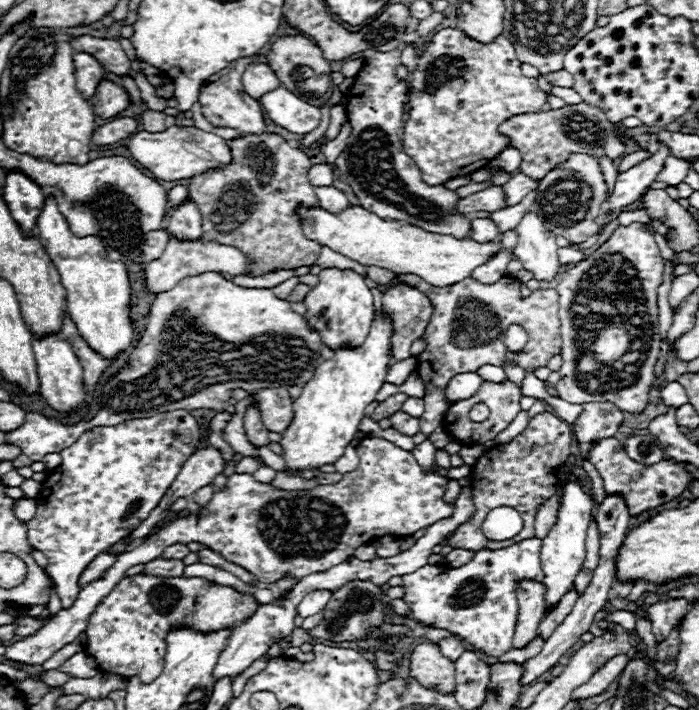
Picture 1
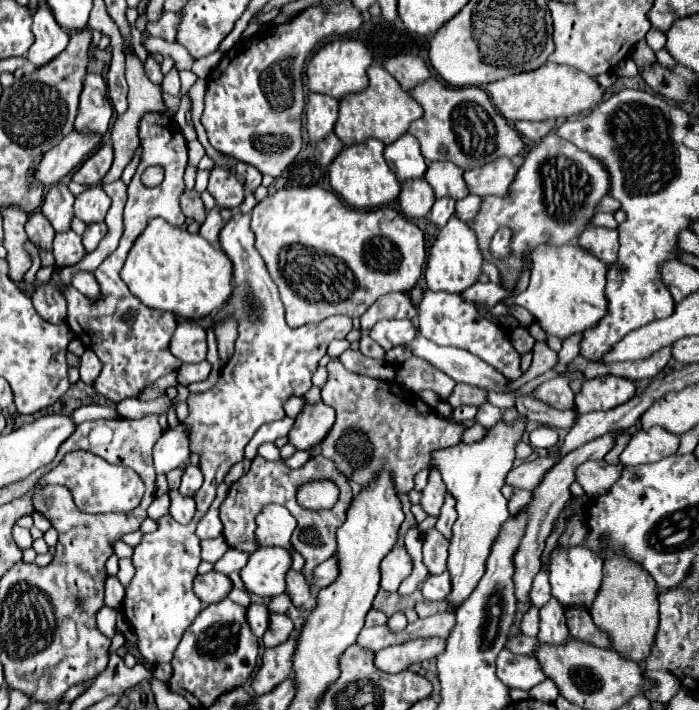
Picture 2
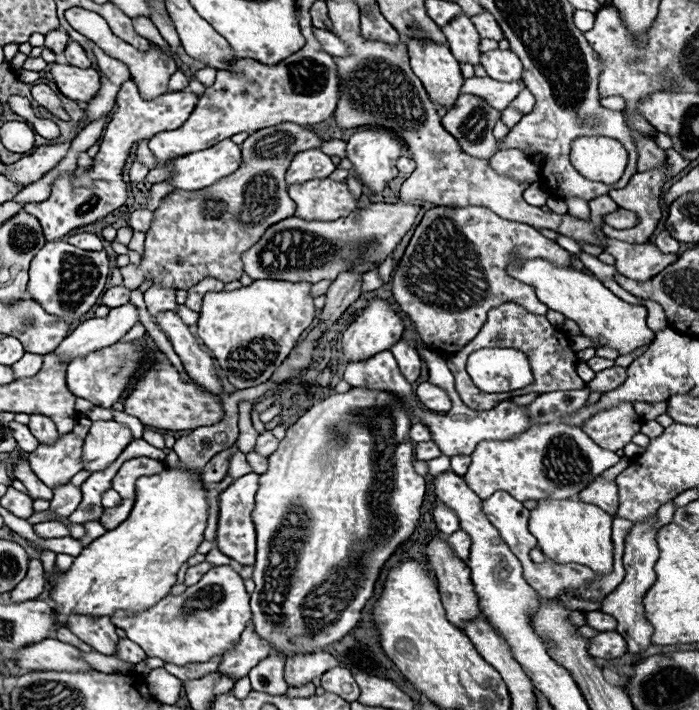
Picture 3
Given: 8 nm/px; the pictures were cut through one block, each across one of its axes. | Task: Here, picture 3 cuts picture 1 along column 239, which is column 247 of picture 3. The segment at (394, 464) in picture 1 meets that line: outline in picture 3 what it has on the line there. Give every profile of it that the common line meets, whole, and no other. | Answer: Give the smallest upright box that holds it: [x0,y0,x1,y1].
[216,472,258,566]

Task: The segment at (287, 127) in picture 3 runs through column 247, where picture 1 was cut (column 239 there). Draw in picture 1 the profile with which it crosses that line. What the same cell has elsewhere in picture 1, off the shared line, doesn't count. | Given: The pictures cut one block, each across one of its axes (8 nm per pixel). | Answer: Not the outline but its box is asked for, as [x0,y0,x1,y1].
[188,132,322,276]

